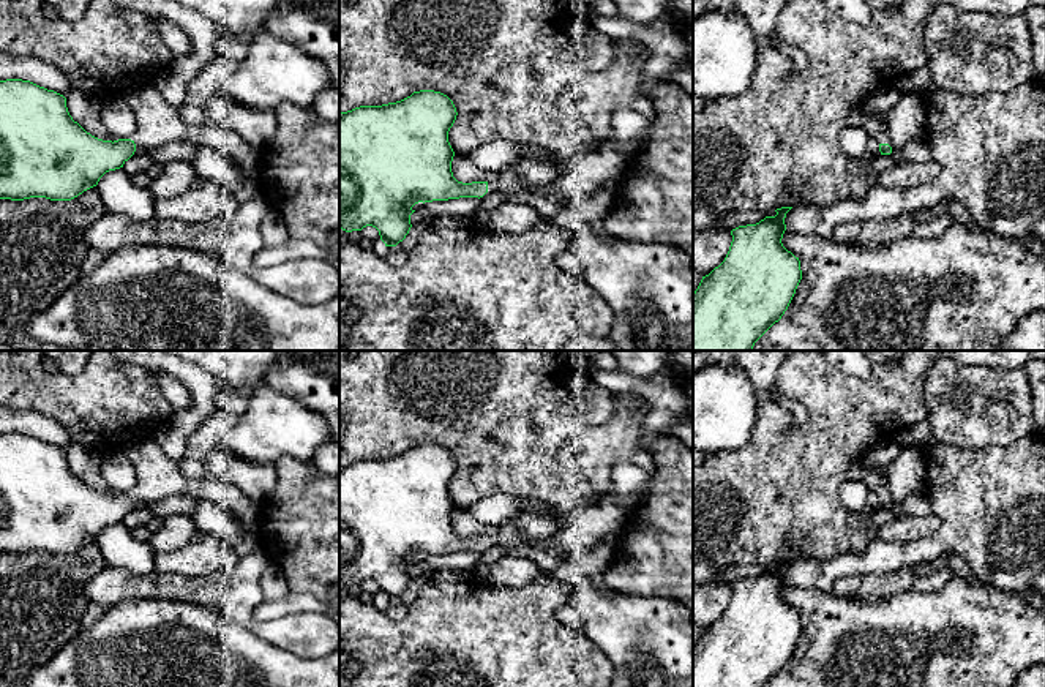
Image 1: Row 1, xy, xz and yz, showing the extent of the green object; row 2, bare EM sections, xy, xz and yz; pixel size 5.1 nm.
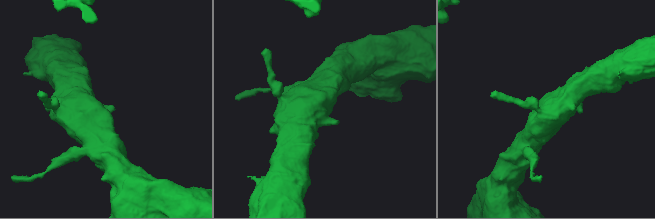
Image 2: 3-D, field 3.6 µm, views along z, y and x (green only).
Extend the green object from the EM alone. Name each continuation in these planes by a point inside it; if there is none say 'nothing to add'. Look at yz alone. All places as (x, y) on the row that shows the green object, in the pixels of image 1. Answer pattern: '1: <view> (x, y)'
1: yz (881, 101)

